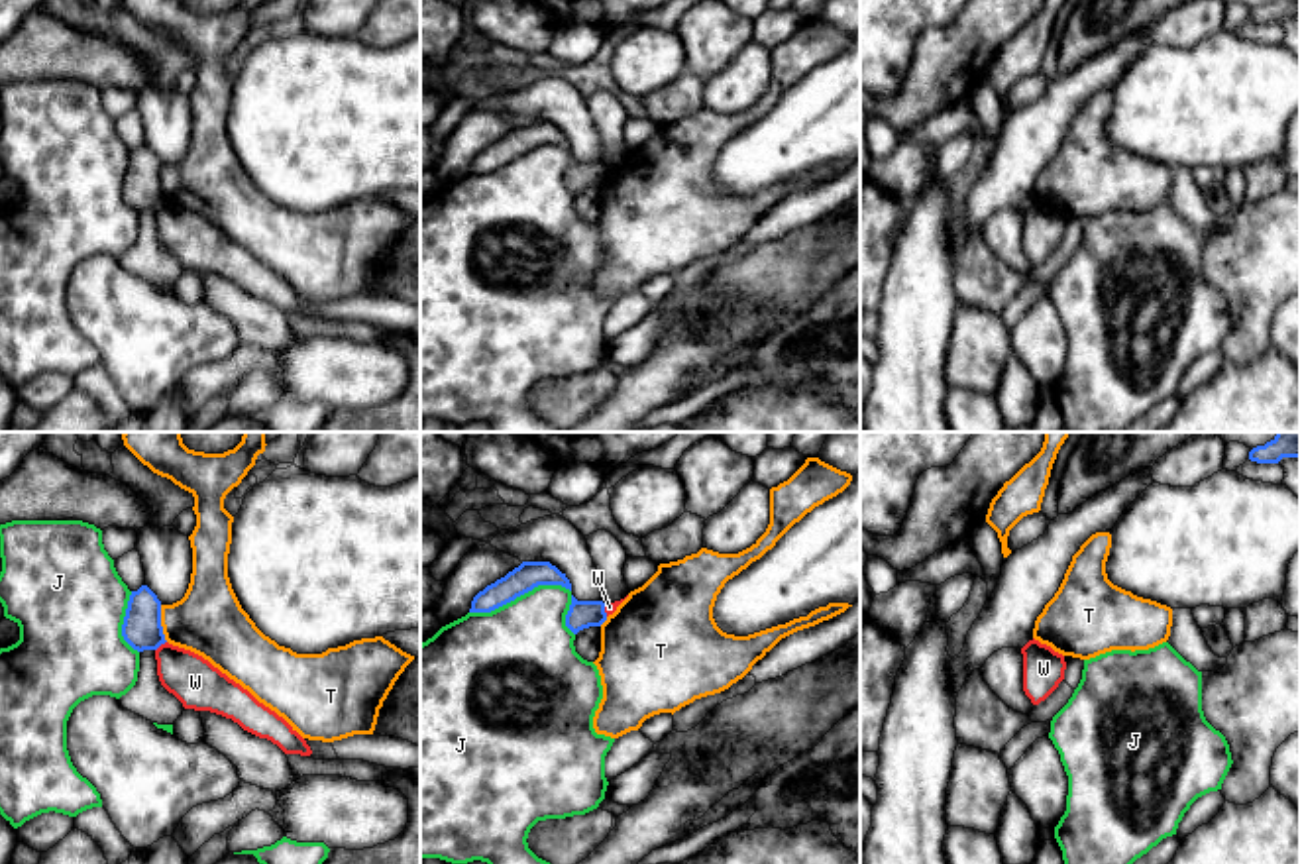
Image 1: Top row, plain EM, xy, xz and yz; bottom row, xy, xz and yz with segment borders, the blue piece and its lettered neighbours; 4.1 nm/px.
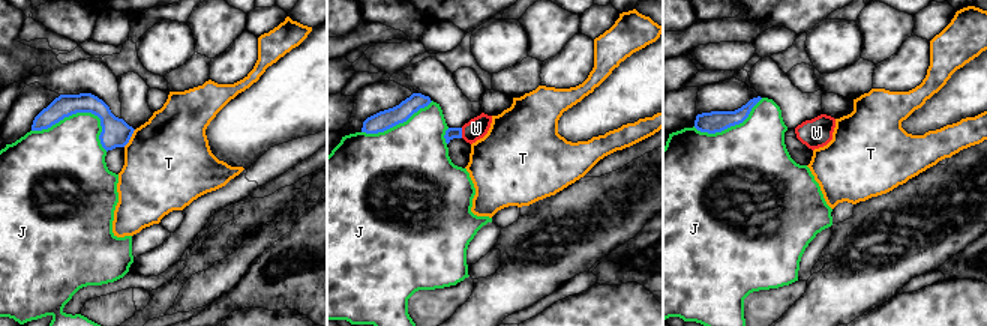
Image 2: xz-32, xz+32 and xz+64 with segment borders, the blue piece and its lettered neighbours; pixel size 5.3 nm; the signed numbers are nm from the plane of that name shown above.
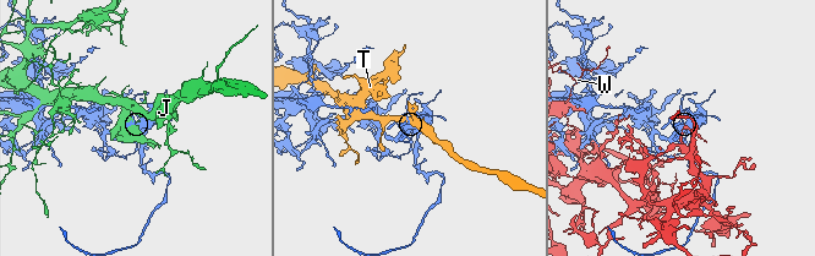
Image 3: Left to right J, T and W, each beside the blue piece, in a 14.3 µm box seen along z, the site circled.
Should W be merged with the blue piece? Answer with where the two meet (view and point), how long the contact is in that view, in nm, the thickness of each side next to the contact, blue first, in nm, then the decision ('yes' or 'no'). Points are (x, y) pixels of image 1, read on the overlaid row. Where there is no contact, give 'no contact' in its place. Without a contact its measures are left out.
xy (160, 645) | 60 nm | 160/200 nm | no

